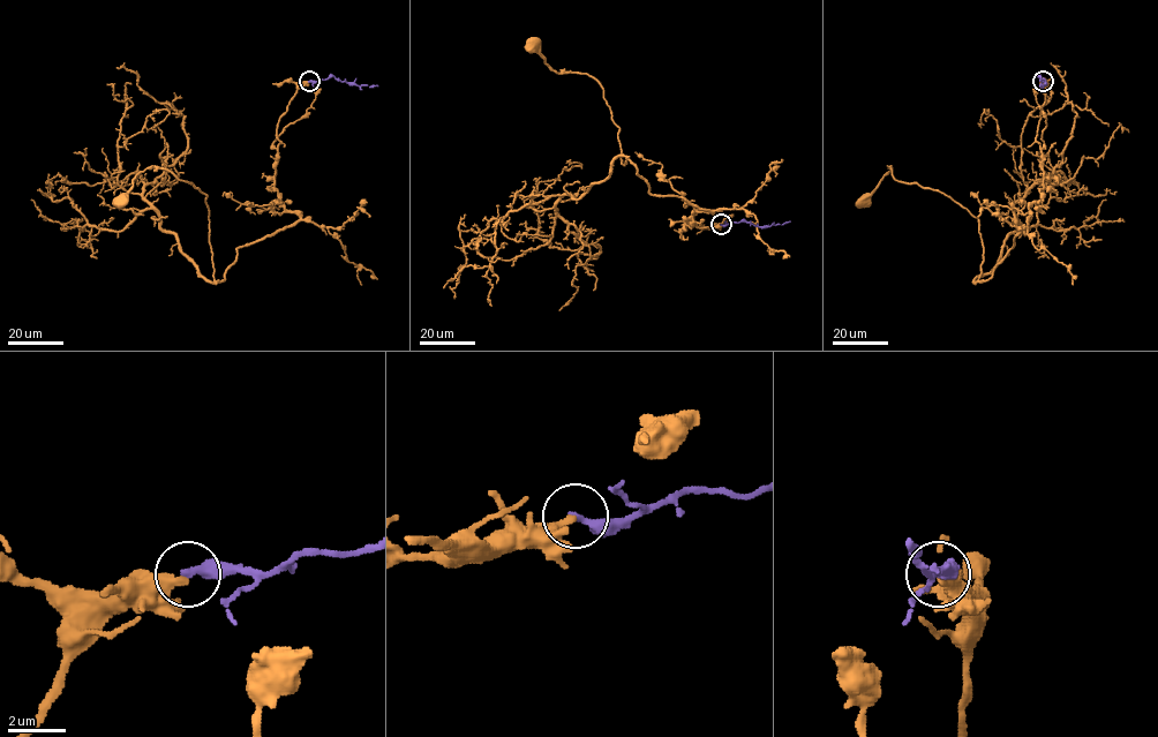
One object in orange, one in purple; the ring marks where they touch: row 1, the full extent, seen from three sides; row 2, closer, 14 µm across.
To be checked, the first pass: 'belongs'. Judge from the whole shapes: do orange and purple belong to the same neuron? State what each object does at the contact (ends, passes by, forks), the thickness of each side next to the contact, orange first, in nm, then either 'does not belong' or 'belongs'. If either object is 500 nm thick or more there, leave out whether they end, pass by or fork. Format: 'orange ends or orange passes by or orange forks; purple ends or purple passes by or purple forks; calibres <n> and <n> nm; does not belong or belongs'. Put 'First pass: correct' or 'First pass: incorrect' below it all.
orange ends; purple ends; calibres 340 and 340 nm; does not belong
First pass: incorrect

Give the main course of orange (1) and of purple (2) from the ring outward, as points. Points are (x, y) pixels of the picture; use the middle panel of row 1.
1: (721, 225), (686, 225), (713, 211), (652, 195), (621, 163), (603, 88), (554, 72), (533, 44)
2: (721, 225), (745, 222), (766, 226), (790, 222)

